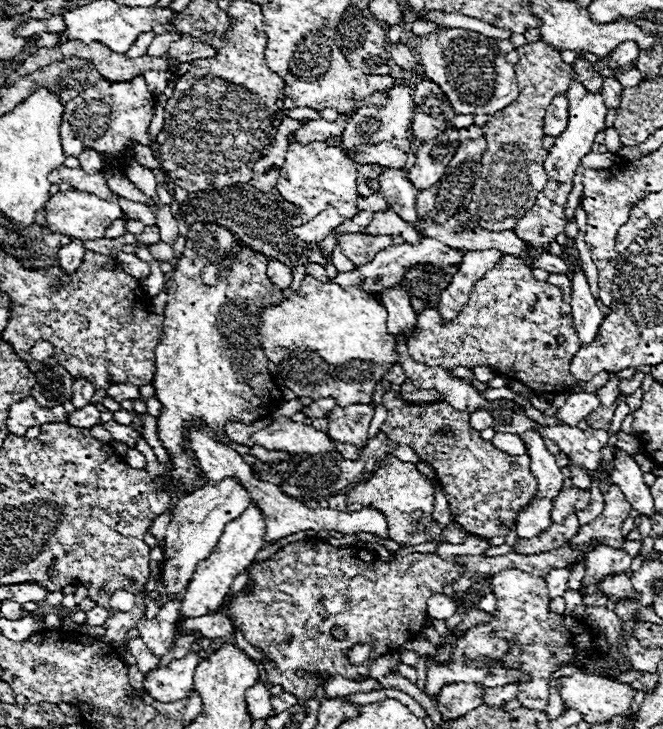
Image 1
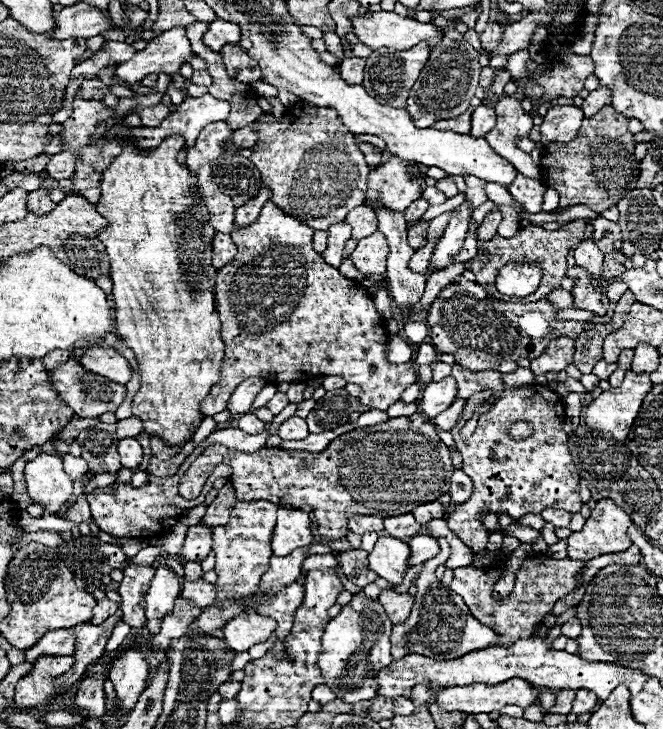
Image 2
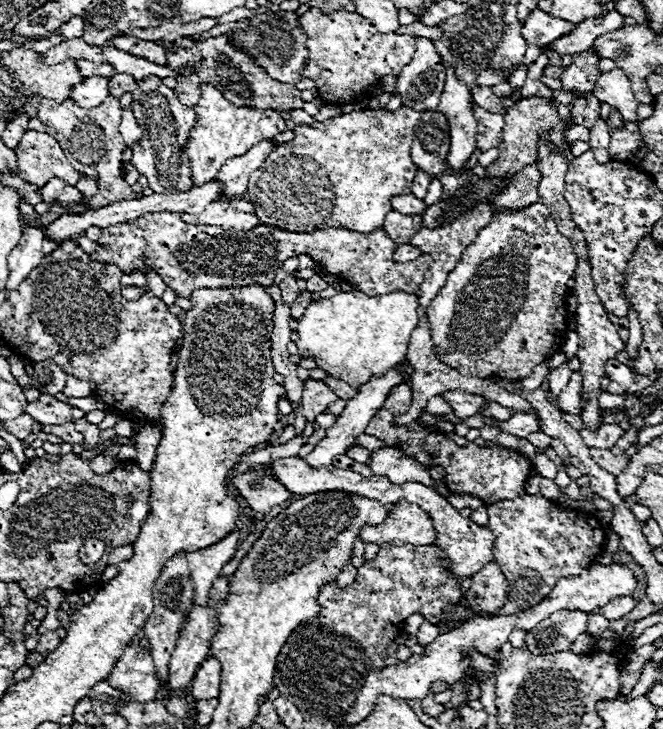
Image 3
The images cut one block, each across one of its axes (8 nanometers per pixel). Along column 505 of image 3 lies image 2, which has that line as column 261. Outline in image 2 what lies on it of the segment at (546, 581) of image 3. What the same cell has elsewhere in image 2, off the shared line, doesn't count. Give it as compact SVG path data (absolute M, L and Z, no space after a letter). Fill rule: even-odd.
M266 500L238 502L232 510L228 524L212 528L212 534L214 534L212 550L216 552L214 572L218 574L218 582L216 582L218 600L226 600L226 598L240 600L256 592L260 576L268 568L268 560L272 556L270 538L272 538L272 530L276 524L276 510L278 506ZM294 582L288 588L282 588L272 602L260 604L256 608L258 614L264 614L264 616L274 618L278 622L278 628L276 628L276 640L278 642L274 642L274 646L266 652L266 656L282 656L282 652L284 652L282 644L284 644L284 640L292 628L294 612L298 608L298 604L302 602L302 598L304 598L304 588L302 588L302 584Z

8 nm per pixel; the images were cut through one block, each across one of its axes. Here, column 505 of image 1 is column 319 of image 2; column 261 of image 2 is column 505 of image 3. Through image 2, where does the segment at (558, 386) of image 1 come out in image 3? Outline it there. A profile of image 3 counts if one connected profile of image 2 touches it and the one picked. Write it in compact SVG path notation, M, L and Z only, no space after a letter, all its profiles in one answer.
M538 202L520 212L500 212L482 228L476 240L464 248L462 260L448 274L444 288L426 308L432 346L440 362L452 366L462 376L500 376L506 380L520 380L532 374L536 364L542 364L556 354L568 332L566 310L566 282L574 276L576 254L568 238L564 238L548 208Z

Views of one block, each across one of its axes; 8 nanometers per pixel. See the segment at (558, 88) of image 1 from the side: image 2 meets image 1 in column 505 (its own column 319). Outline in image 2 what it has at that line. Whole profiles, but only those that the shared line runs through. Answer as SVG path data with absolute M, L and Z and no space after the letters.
M300 102L288 108L280 120L276 120L272 114L262 114L260 120L262 124L256 128L260 142L254 146L254 154L250 156L250 160L260 170L264 184L268 184L272 192L270 202L274 202L282 212L298 218L302 224L312 226L314 230L328 230L332 224L346 220L348 212L364 202L366 176L370 168L364 162L364 154L356 146L354 134L346 130L336 110L314 108Z

